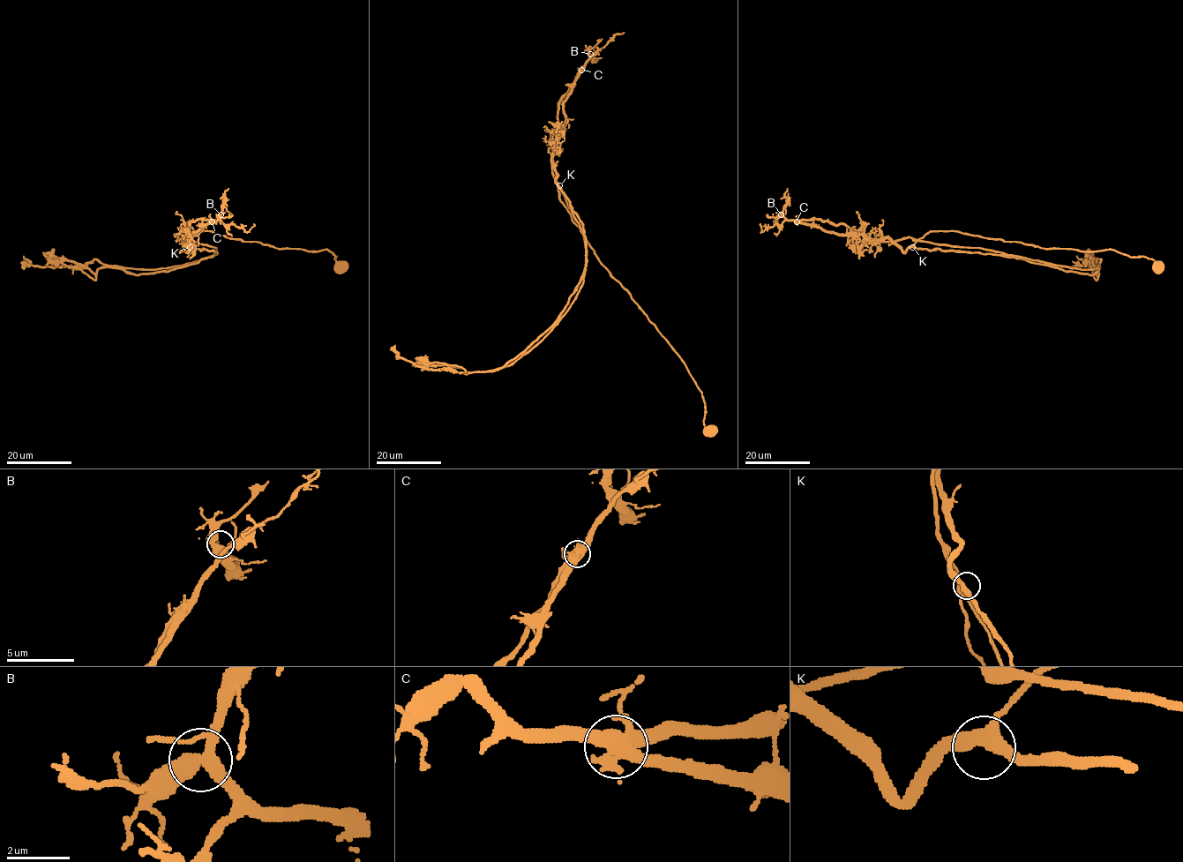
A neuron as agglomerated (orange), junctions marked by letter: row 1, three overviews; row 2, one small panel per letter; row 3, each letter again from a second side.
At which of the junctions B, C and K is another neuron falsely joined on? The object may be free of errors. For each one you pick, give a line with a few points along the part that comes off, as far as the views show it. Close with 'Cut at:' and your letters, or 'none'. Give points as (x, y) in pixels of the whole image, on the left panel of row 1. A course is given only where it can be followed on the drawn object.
C: course (212, 221), (192, 221), (182, 242), (214, 247), (213, 254), (185, 264), (26, 261)
Cut at: C

